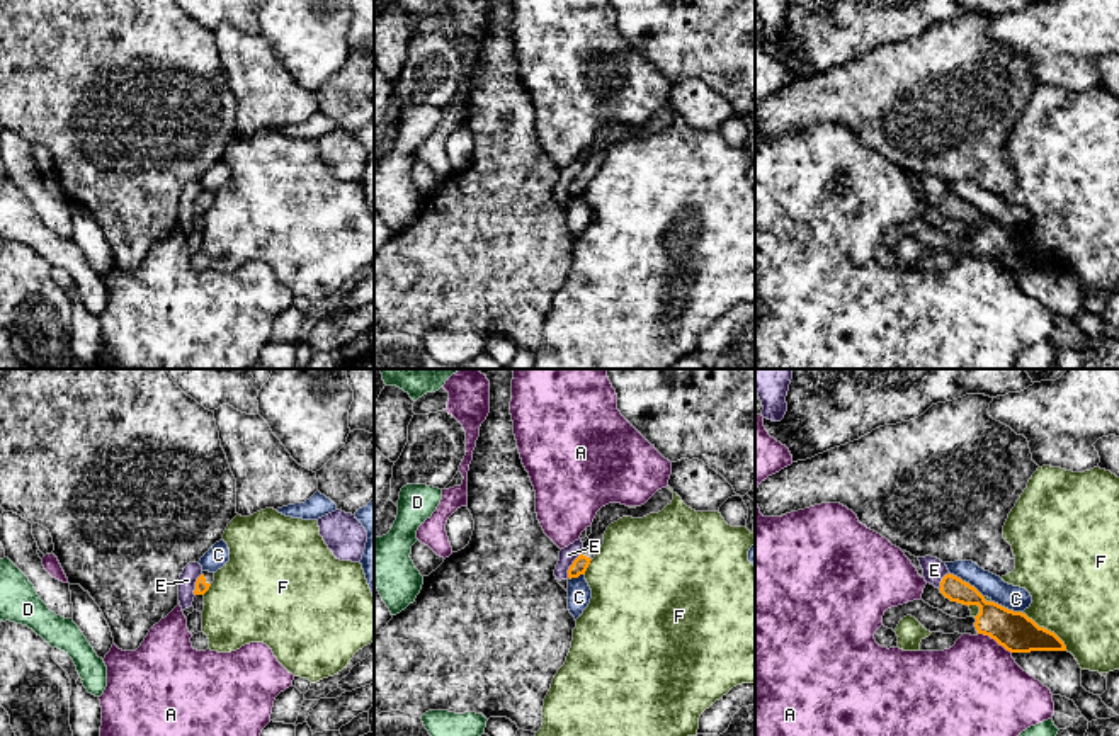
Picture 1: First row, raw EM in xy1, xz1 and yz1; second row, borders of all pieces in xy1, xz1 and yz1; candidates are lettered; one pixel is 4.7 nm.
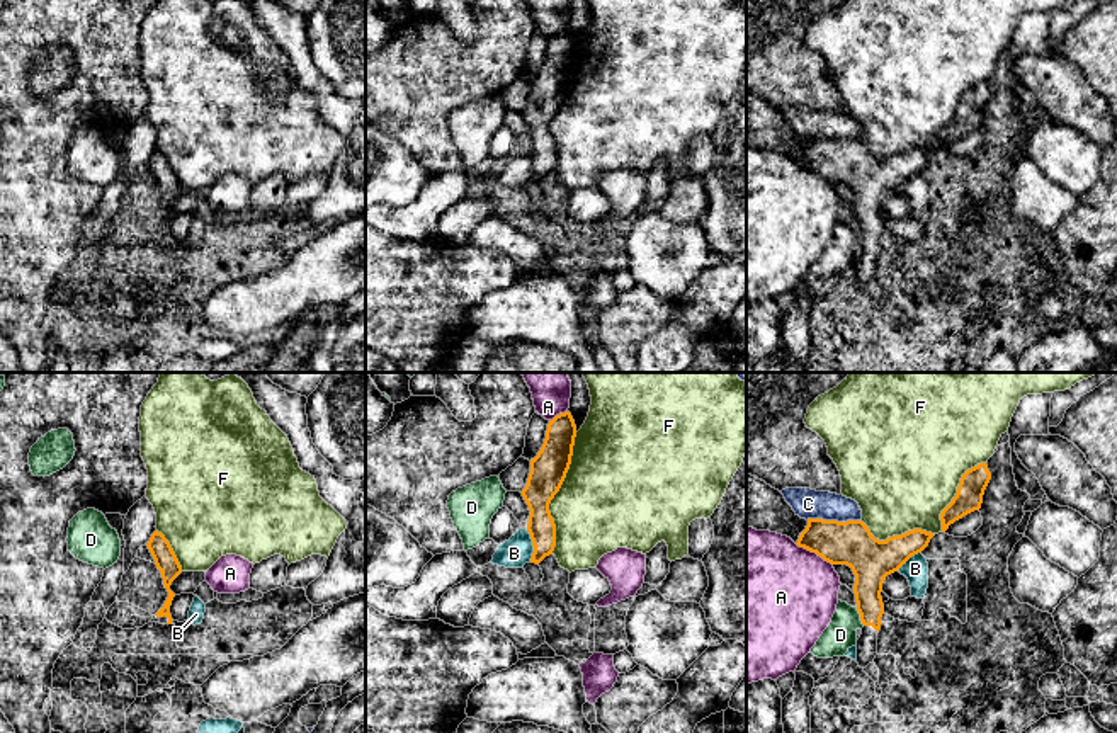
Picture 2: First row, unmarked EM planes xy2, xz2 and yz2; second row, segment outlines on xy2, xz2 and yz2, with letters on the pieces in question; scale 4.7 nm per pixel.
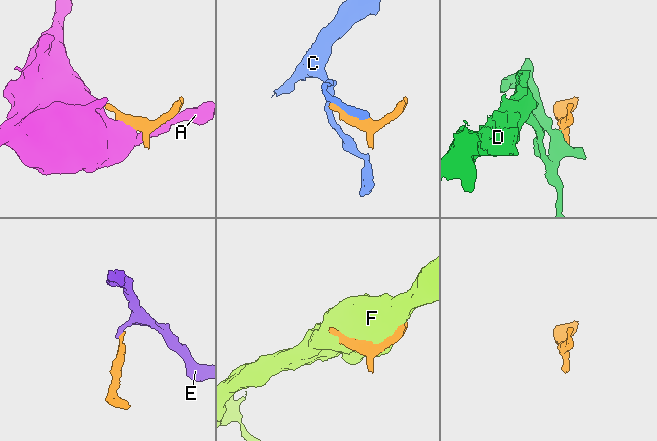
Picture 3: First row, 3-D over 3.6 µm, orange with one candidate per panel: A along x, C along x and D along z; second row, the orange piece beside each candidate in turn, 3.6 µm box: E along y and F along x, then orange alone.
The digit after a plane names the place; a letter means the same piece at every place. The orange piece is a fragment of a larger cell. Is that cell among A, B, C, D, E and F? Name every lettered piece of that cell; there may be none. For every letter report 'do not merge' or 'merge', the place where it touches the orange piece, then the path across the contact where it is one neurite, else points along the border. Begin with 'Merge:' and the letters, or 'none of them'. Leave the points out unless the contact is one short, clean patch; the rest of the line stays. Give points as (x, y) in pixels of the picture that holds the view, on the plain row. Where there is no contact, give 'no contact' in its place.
Merge: none of them
A: do not merge | yz2 (813, 170) | along yz2 (794, 162), (815, 170), (832, 184)
B: do not merge | xz2 (532, 164) | along xz2 (526, 148), (532, 165), (531, 179)
C: do not merge | yz2 (833, 140)
D: do not merge | yz2 (861, 235)
E: do not merge | xz1 (572, 184) | along xz1 (580, 172), (567, 196)
F: do not merge | xz2 (556, 111)

